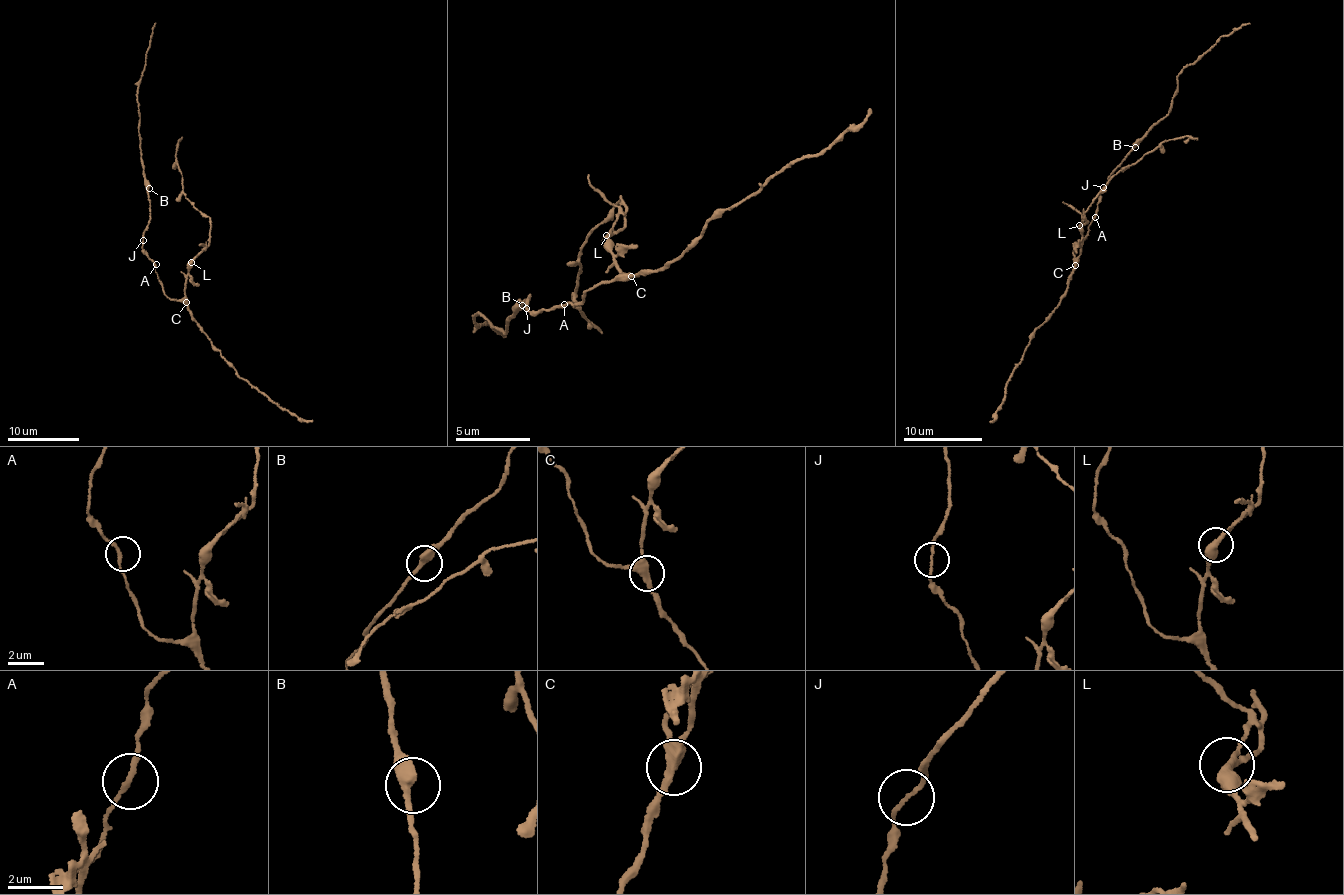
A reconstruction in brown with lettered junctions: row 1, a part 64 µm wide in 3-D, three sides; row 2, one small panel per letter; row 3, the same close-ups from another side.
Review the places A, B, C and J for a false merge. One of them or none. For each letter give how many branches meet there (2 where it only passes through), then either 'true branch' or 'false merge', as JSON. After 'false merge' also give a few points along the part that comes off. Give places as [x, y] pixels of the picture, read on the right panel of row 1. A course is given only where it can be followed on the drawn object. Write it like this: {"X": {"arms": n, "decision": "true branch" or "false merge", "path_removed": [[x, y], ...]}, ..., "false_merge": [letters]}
{"A": {"arms": 2, "decision": "true branch"}, "B": {"arms": 2, "decision": "true branch"}, "C": {"arms": 3, "decision": "false merge", "path_removed": [[1075, 266], [1081, 254], [1082, 218], [1090, 202], [1104, 191], [1110, 179], [1160, 144], [1184, 136], [1197, 140]]}, "J": {"arms": 2, "decision": "true branch"}, "false_merge": ["C"]}

